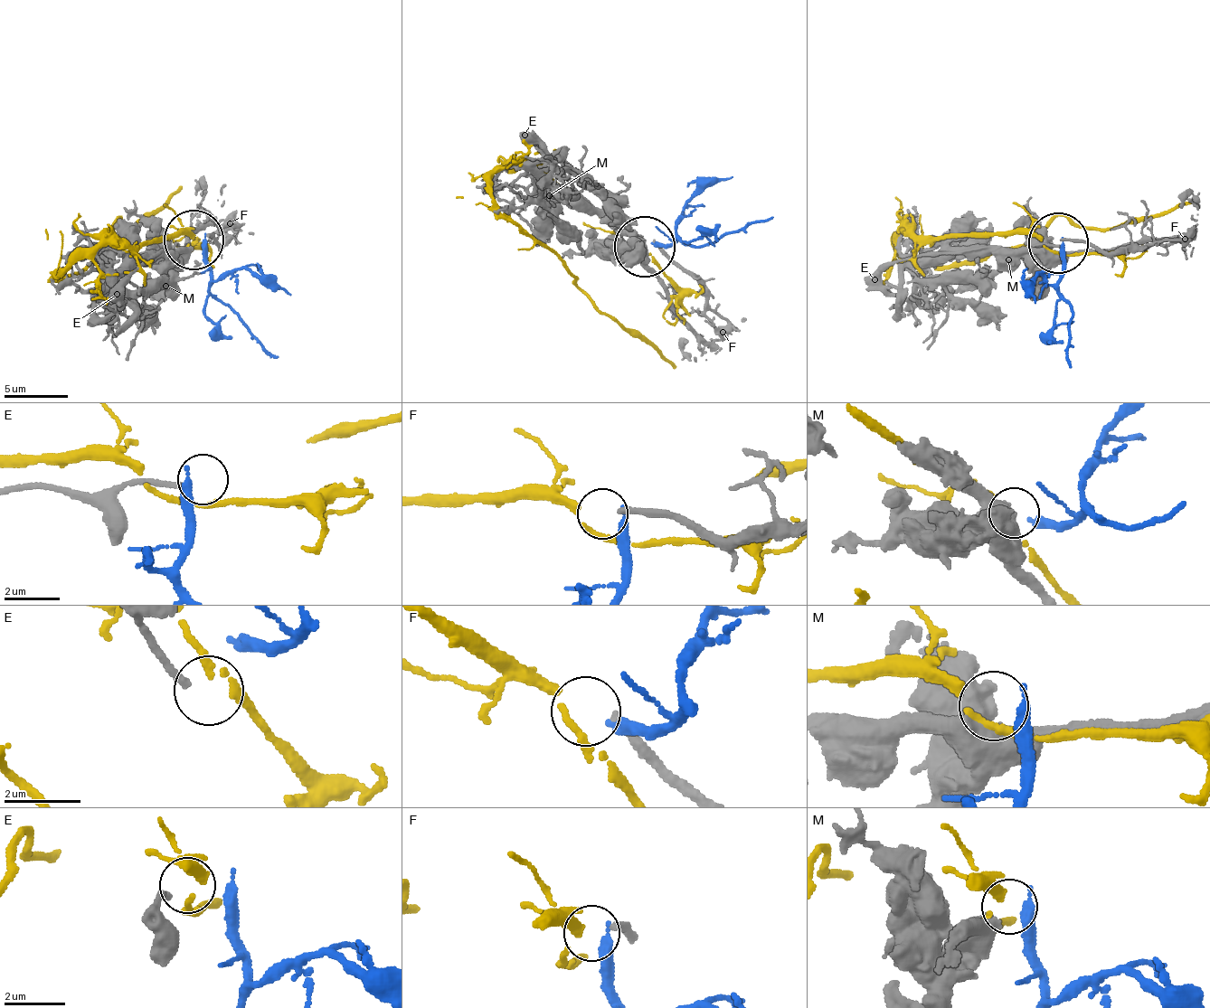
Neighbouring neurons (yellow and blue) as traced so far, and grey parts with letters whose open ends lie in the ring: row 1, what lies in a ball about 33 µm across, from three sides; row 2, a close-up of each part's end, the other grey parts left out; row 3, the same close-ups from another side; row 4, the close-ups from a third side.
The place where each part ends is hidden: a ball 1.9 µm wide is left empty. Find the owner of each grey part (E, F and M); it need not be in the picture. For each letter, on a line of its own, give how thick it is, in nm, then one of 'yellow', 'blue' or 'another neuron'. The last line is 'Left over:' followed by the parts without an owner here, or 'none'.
E: calibre 190 nm; another neuron
F: calibre 220 nm; yellow
M: calibre 420 nm; another neuron
Left over: E, M

